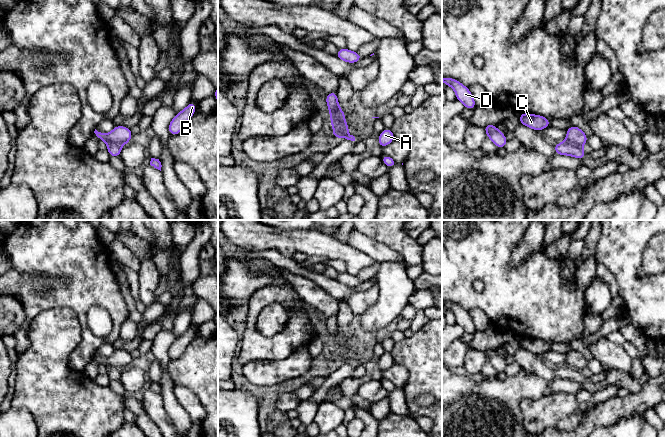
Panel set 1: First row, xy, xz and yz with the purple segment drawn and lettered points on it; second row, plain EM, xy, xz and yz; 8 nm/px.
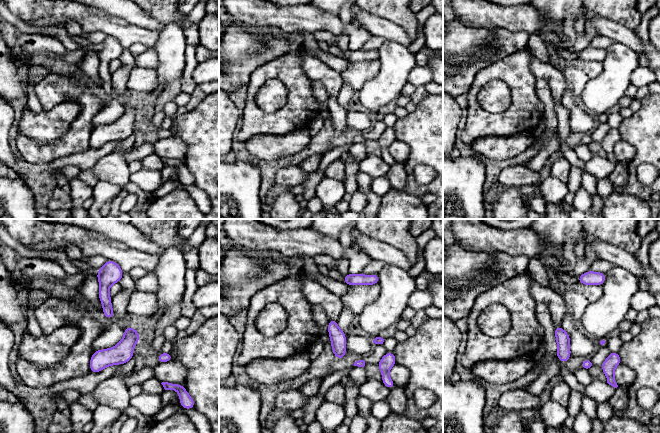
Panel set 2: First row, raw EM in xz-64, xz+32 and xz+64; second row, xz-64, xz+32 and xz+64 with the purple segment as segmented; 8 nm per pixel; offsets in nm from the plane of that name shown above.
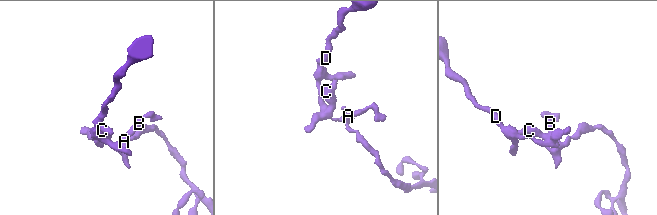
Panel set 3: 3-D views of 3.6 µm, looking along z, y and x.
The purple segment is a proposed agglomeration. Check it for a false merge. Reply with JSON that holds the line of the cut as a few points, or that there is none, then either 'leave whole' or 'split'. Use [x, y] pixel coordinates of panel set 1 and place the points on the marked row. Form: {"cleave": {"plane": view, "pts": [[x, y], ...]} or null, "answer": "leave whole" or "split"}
{"cleave": {"plane": "yz", "pts": [[565, 141], [580, 147]]}, "answer": "split"}

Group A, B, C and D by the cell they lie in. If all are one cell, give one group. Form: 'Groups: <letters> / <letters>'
Groups: A B C / D

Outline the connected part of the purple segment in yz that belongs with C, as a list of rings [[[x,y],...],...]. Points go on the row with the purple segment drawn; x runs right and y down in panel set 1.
[[[520,113],[519,119],[520,119],[520,124],[525,125],[529,128],[532,128],[536,131],[539,131],[551,126],[549,119],[546,119],[544,116],[540,116],[540,115]]]

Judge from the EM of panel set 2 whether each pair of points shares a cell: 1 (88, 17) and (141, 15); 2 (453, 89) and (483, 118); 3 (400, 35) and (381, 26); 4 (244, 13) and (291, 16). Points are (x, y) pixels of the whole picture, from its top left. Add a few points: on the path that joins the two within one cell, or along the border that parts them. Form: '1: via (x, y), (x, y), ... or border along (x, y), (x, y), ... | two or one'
1: border along (99, 10), (137, 25) | two
2: border along (480, 71), (476, 74), (468, 91) | two
3: via (395, 33), (386, 29) | one
4: via (256, 13), (279, 16) | one

